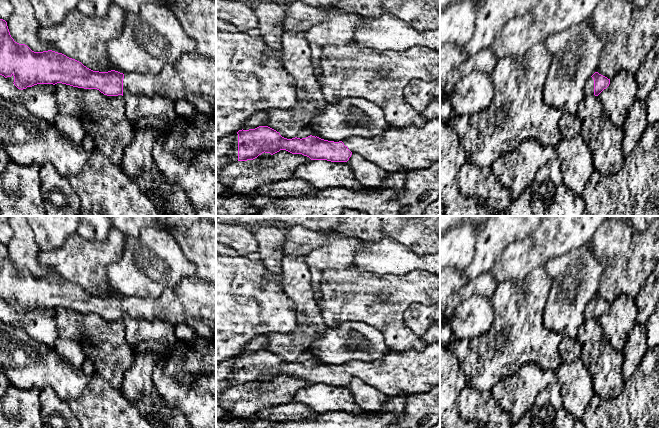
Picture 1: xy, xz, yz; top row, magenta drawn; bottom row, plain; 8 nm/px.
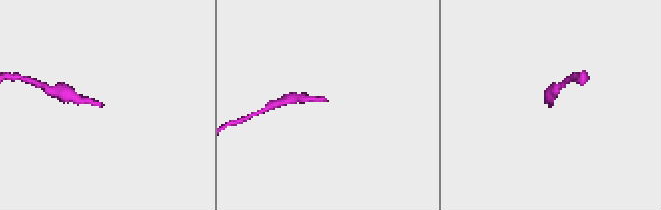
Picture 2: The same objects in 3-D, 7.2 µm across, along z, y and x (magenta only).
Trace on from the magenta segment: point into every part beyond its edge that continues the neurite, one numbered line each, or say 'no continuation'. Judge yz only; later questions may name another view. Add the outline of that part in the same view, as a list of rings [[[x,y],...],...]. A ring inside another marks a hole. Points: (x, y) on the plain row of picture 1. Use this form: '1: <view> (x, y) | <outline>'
1: yz (589, 311) | [[[590,301],[587,304],[585,312],[584,312],[584,315],[585,315],[585,319],[586,320],[588,320],[588,319],[594,319],[594,304],[593,304],[592,301]]]

